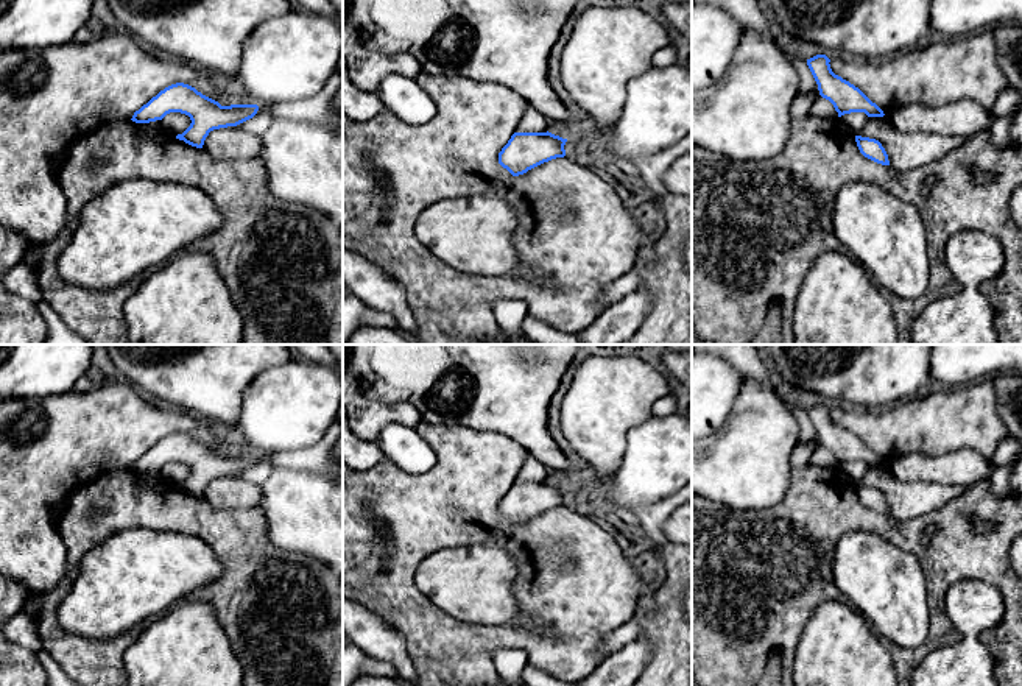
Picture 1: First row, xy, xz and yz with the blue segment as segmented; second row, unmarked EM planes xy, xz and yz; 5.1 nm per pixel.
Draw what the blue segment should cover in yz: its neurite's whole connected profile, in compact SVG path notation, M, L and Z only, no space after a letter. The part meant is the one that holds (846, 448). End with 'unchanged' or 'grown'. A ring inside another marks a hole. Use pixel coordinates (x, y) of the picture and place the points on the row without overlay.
M826 404L807 408L807 415L818 433L819 444L829 449L838 466L851 461L865 461L868 466L883 466L883 460L858 437L835 424Z; unchanged

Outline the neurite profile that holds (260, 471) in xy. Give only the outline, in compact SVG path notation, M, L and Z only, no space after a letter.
M260 454L257 463L252 468L234 477L240 480L248 480L256 485L262 485L271 476L273 468L274 466L270 463L270 455Z

